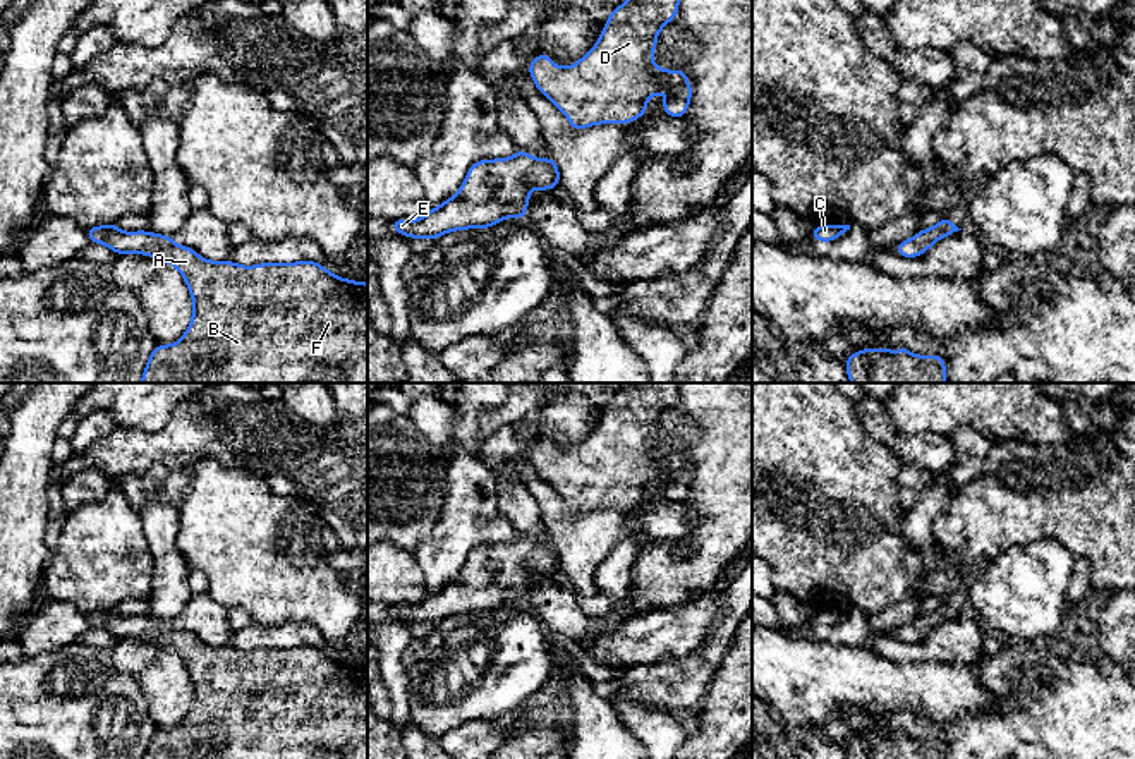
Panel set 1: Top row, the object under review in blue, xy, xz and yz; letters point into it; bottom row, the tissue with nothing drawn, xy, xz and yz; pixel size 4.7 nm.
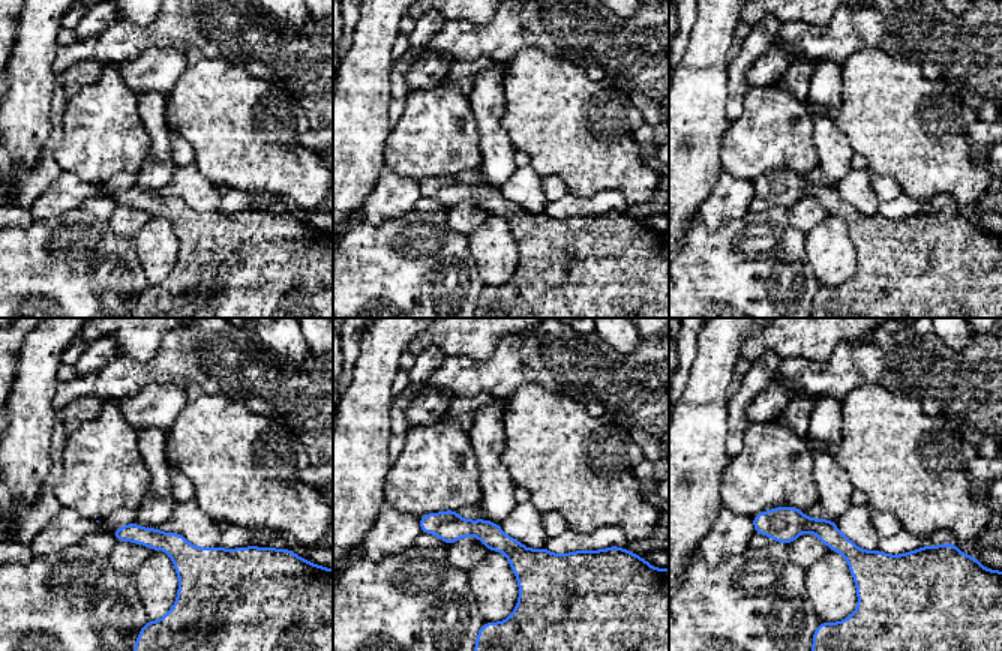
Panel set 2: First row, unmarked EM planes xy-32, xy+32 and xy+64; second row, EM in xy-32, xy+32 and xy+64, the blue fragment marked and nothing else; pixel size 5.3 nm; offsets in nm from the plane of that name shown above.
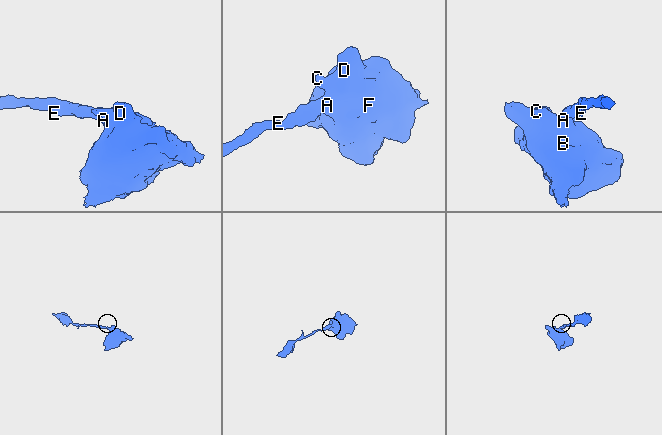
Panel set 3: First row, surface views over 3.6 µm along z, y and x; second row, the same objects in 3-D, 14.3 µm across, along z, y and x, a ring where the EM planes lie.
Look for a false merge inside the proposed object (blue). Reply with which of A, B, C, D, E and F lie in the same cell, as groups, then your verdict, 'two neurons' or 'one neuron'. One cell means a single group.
A B C D E F | one neuron

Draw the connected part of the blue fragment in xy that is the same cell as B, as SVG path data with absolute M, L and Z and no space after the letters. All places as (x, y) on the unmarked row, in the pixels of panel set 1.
M117 608L86 613L89 627L103 628L113 637L127 639L137 637L158 644L160 647L172 647L184 661L189 678L194 685L191 709L184 721L172 730L156 730L146 747L143 759L367 759L367 668L345 665L330 658L323 649L314 646L297 646L287 649L261 647L256 651L240 651L234 646L208 646L194 634L179 630L170 620L149 618L148 615L122 616Z

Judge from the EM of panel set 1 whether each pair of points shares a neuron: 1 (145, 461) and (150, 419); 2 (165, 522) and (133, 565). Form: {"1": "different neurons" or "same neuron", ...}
{"1": "different neurons", "2": "different neurons"}

